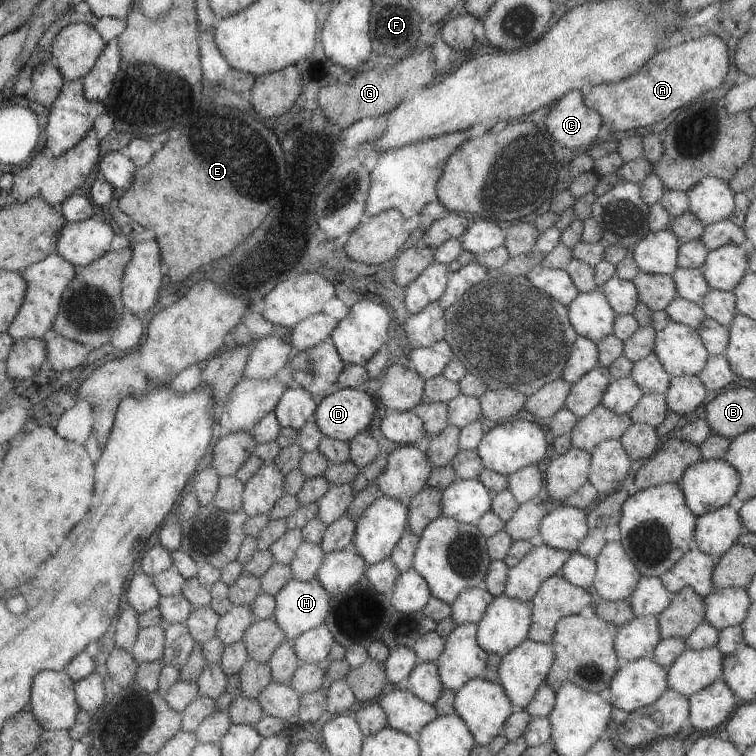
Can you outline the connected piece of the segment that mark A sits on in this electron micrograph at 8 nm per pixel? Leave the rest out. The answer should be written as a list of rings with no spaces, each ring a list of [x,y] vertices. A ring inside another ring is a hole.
[[[705,35],[696,39],[689,39],[675,46],[661,49],[653,54],[641,68],[629,74],[628,77],[616,80],[615,82],[603,83],[592,86],[583,95],[583,104],[593,109],[602,120],[602,127],[608,129],[609,134],[614,132],[627,132],[644,126],[651,126],[677,110],[697,101],[699,96],[707,94],[711,88],[719,86],[727,74],[727,47],[725,42],[715,35]]]

